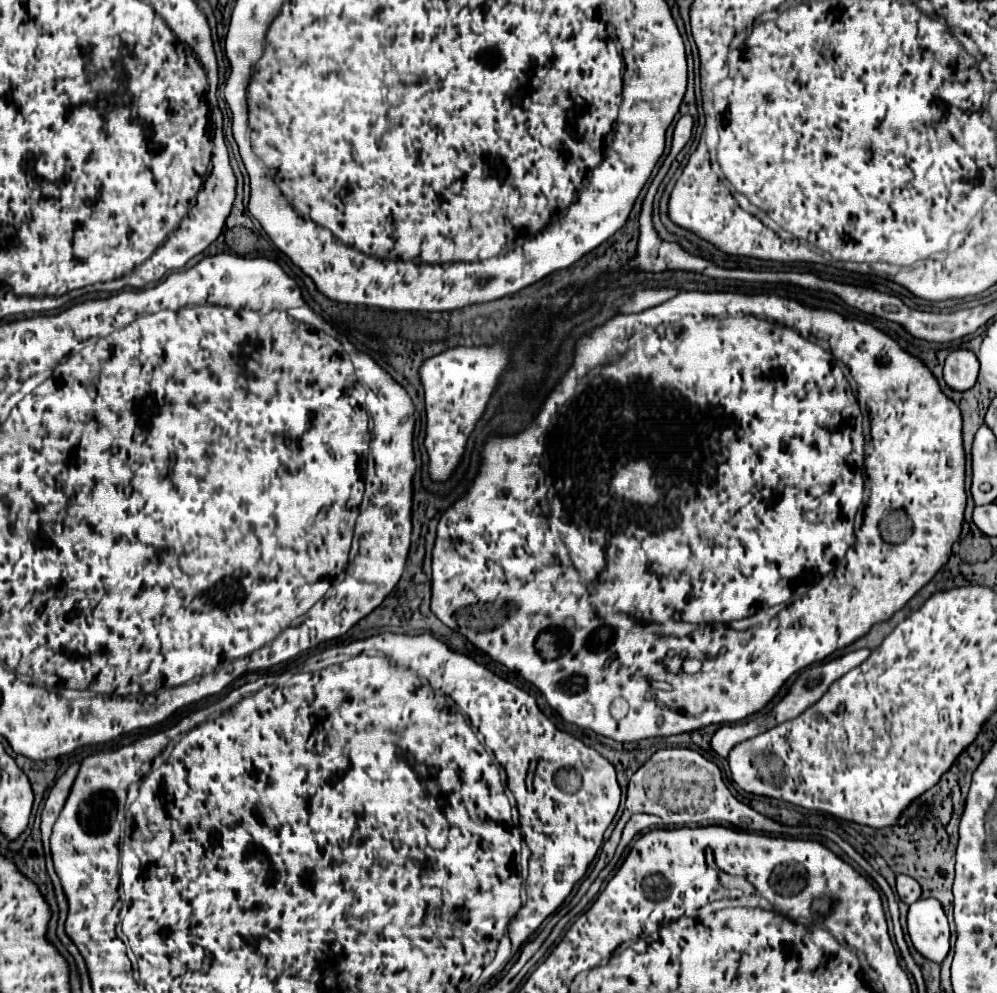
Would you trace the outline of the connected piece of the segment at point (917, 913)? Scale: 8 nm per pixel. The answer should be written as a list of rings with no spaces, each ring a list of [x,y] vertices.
[[[924,898],[908,910],[908,934],[914,948],[932,962],[942,962],[950,950],[950,928],[942,904]]]

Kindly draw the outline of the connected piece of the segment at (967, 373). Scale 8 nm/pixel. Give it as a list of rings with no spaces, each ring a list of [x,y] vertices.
[[[956,348],[948,354],[944,364],[944,380],[954,390],[968,390],[978,376],[978,358],[972,350]]]

